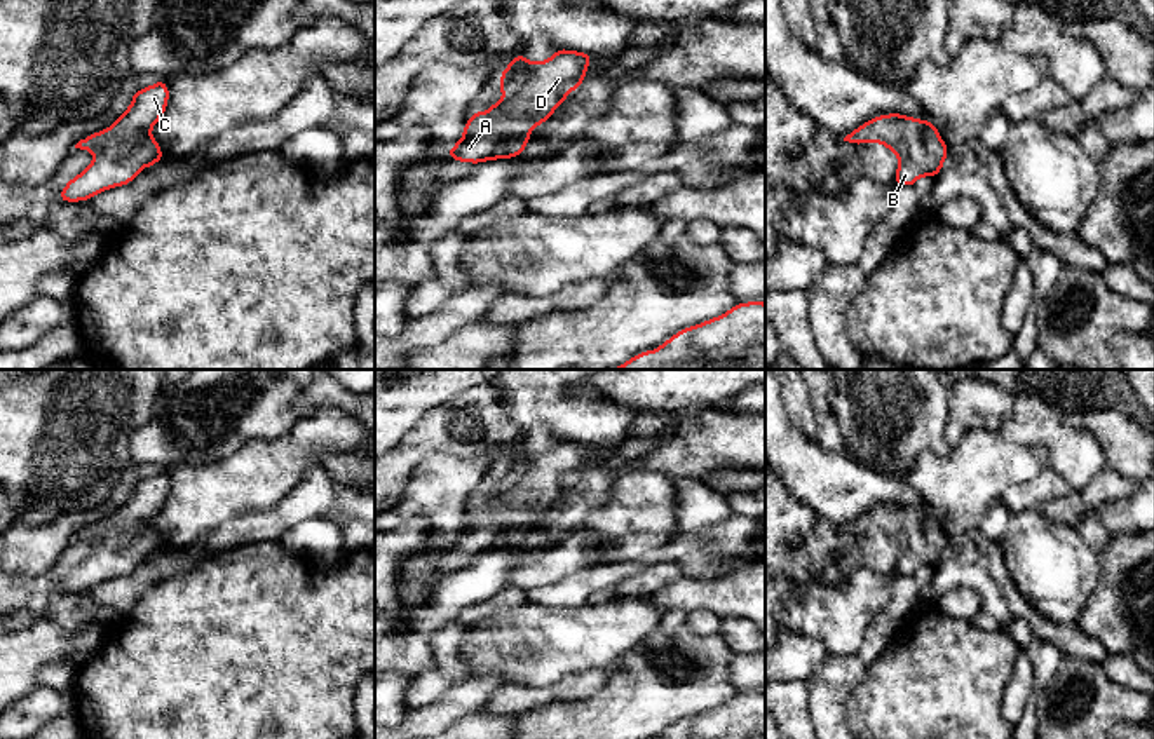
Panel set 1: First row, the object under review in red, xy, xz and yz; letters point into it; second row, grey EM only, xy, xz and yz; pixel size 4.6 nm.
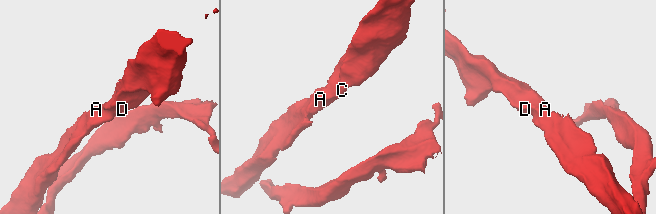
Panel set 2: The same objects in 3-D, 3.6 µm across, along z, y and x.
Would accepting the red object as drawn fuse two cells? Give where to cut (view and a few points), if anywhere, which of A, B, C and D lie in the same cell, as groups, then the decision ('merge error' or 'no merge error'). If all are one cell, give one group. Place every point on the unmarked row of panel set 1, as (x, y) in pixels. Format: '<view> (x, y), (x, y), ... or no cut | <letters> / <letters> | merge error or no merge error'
no cut | A B C D | no merge error

